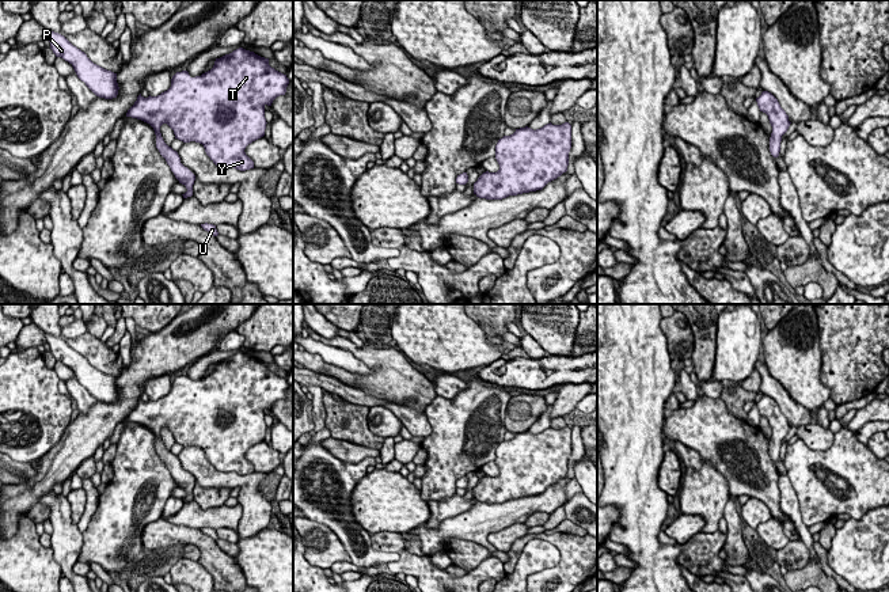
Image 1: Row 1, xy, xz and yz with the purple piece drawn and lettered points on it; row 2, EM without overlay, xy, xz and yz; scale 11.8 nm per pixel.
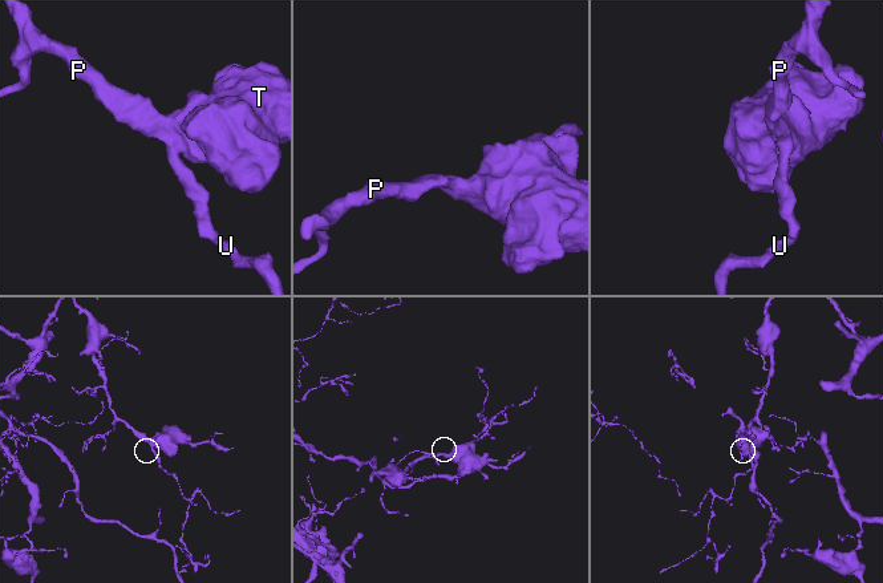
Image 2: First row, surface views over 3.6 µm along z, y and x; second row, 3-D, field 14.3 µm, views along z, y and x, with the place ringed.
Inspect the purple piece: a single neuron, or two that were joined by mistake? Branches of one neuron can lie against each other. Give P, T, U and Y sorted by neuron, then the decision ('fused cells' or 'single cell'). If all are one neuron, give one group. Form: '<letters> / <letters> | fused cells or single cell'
P T U Y | single cell

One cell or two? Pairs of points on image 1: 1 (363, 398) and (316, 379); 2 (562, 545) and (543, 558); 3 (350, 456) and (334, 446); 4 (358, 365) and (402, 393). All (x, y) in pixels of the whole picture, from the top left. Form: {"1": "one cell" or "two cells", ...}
{"1": "one cell", "2": "two cells", "3": "one cell", "4": "two cells"}

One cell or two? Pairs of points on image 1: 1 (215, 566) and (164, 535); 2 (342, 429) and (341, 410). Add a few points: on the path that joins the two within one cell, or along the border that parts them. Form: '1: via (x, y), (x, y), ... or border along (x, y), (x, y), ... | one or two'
1: via (209, 551), (194, 537), (179, 535) | one
2: via (342, 425), (341, 414) | one

